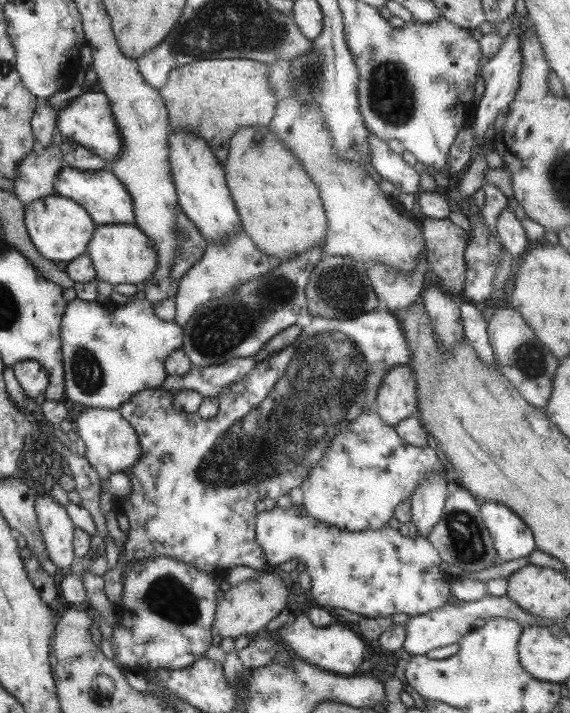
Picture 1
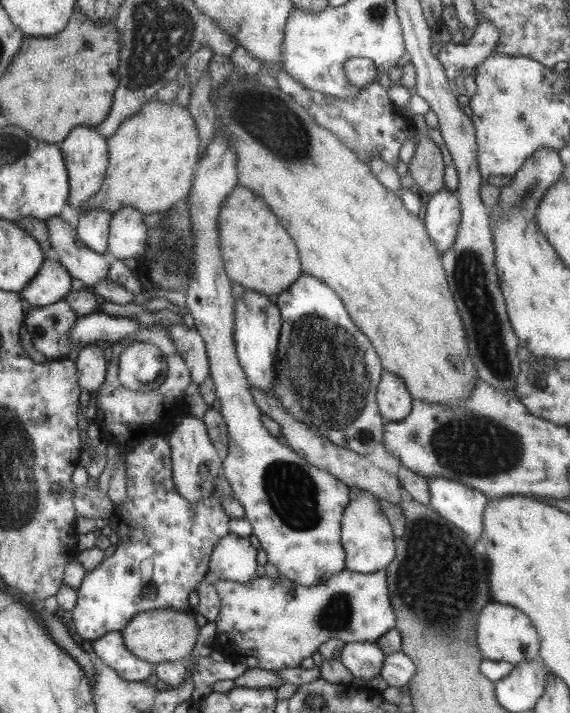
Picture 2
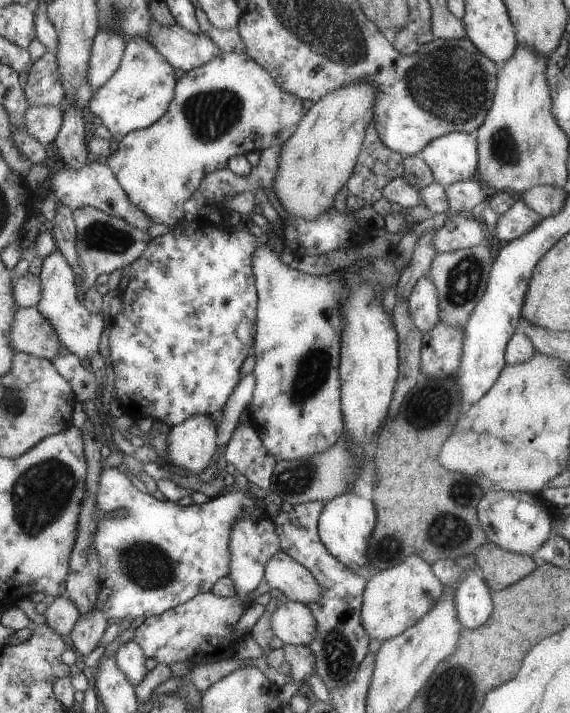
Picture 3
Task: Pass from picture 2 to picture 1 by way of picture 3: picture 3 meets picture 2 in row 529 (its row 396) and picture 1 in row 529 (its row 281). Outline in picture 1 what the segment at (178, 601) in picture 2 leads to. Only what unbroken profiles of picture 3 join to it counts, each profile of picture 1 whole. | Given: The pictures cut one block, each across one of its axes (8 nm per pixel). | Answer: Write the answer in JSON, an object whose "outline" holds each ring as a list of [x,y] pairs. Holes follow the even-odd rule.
{"outline":[[[383,308],[347,320],[313,316],[291,345],[255,362],[241,382],[223,387],[217,394],[217,413],[210,419],[202,419],[197,412],[175,412],[174,395],[160,386],[129,397],[118,410],[133,427],[141,454],[129,470],[130,494],[113,497],[113,510],[125,515],[129,530],[117,566],[103,575],[108,602],[120,604],[122,570],[145,558],[165,556],[210,576],[229,571],[233,566],[265,570],[265,558],[254,540],[253,504],[263,498],[276,501],[291,488],[300,486],[310,468],[321,460],[329,441],[346,430],[349,421],[361,411],[375,407],[377,391],[387,371],[407,362],[409,349],[401,325]]]}

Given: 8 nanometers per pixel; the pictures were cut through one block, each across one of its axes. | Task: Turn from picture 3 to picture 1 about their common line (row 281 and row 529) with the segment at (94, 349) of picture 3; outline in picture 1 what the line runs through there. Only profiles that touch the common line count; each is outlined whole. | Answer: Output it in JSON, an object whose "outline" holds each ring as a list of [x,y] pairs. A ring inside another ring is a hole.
{"outline":[[[40,492],[35,496],[33,505],[46,556],[60,573],[68,572],[75,561],[72,539],[76,528],[65,507],[49,494],[41,495]]]}

